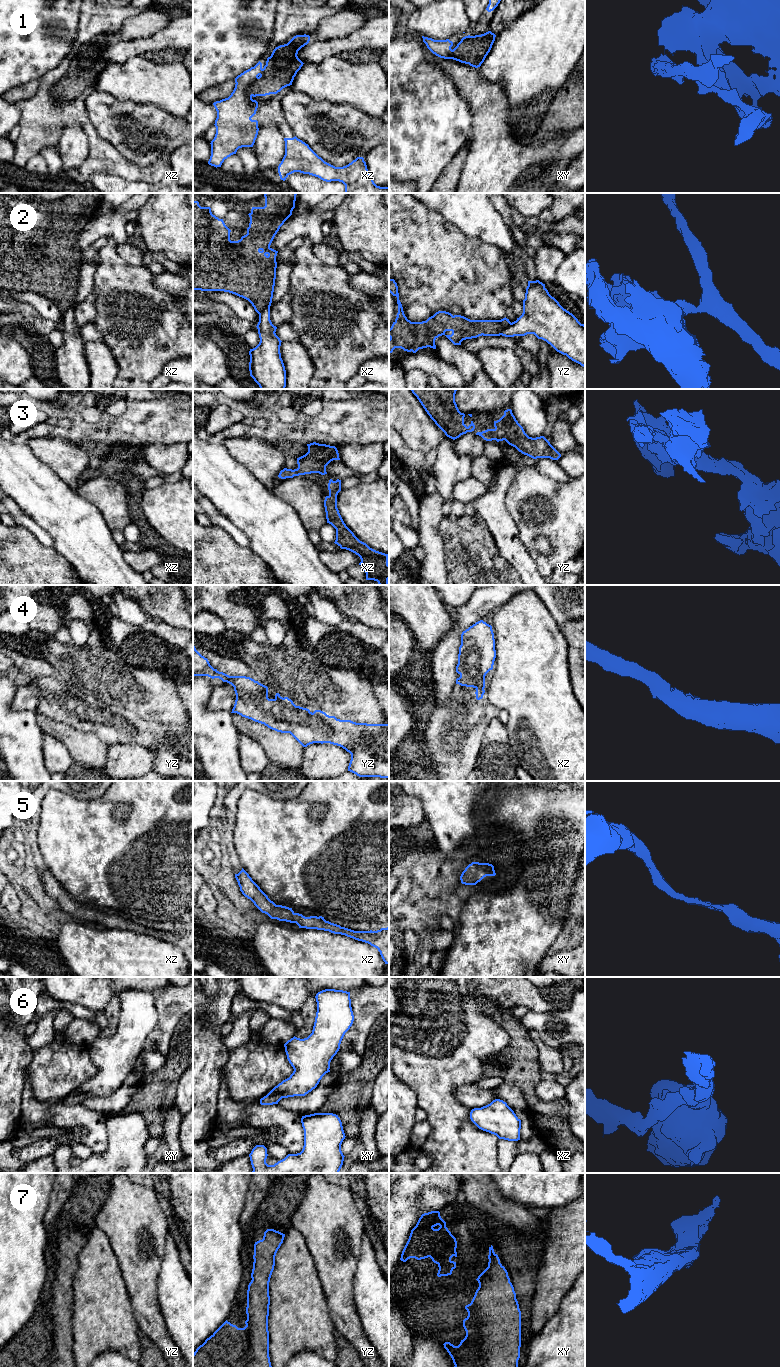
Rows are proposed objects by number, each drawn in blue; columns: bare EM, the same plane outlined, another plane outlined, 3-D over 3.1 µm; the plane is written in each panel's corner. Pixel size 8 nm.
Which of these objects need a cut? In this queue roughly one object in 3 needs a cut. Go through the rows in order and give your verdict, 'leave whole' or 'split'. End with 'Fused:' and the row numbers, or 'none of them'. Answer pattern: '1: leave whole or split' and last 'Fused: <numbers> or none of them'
1: split
2: split
3: leave whole
4: leave whole
5: leave whole
6: leave whole
7: leave whole
Fused: 1, 2

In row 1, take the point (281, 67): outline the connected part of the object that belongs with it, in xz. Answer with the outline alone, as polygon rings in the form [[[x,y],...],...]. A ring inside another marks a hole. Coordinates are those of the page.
[[[296,35],[287,44],[276,47],[267,58],[262,73],[251,85],[249,94],[253,97],[277,94],[292,85],[294,77],[304,64],[297,56],[298,51],[309,41],[309,35]]]

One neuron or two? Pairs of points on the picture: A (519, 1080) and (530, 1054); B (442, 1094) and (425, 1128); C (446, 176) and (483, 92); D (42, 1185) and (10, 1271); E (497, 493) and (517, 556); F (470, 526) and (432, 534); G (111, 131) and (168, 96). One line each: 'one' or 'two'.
A: one
B: two
C: two
D: one
E: one
F: two
G: two

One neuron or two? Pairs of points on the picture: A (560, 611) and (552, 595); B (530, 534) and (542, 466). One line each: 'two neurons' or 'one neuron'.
A: one neuron
B: two neurons

